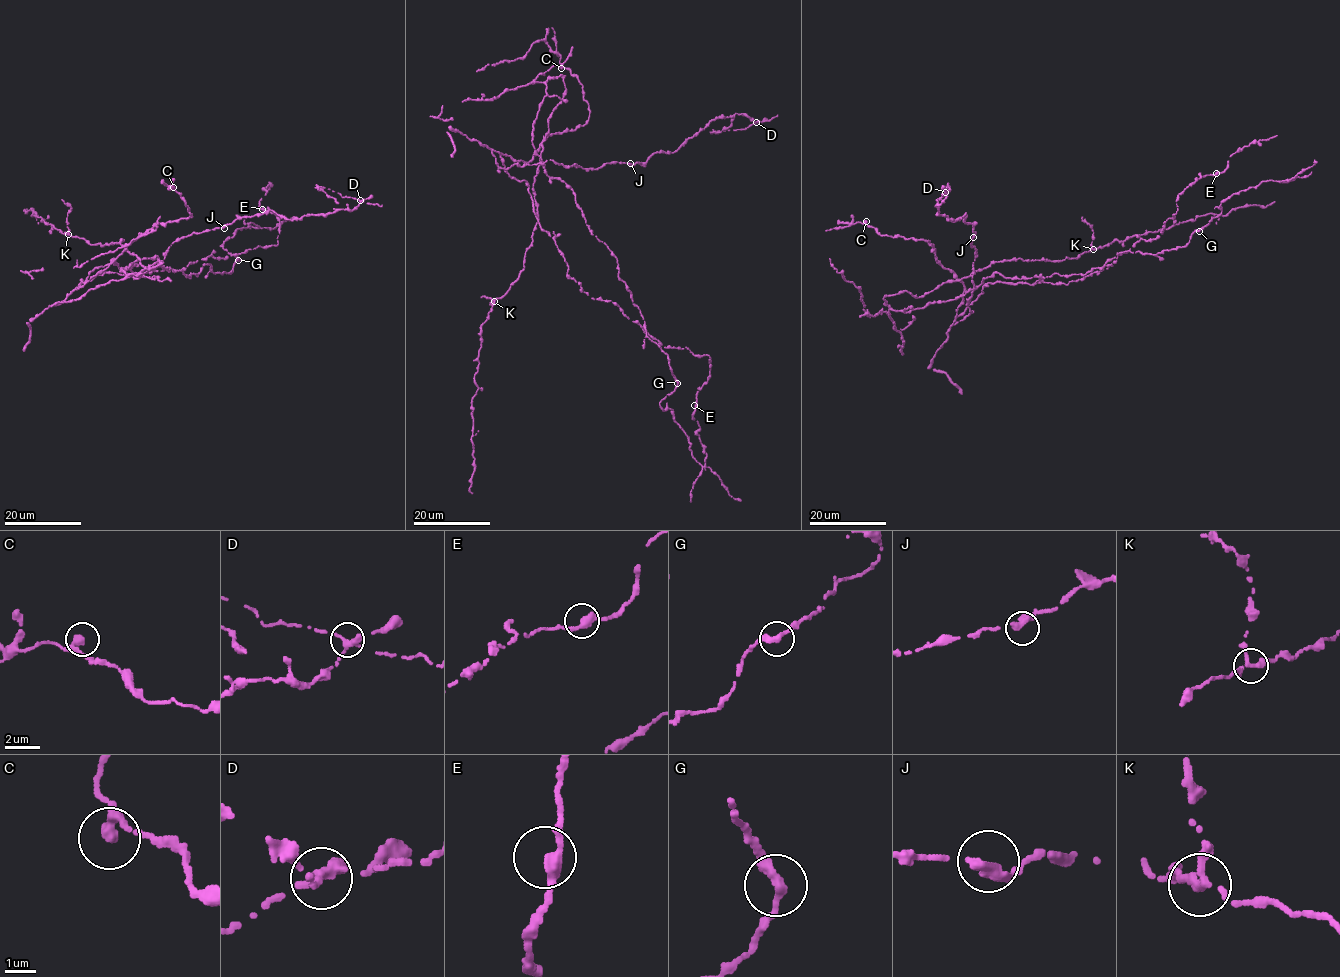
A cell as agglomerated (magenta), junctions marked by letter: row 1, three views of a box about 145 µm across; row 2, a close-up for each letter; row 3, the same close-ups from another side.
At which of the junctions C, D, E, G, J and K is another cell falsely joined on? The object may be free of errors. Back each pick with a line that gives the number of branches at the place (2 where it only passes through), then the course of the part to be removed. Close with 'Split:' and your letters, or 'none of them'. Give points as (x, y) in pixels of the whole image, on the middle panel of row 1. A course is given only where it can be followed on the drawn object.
D: branches 2; course (756, 123), (744, 129), (714, 132), (728, 127), (733, 117)
Split: D

